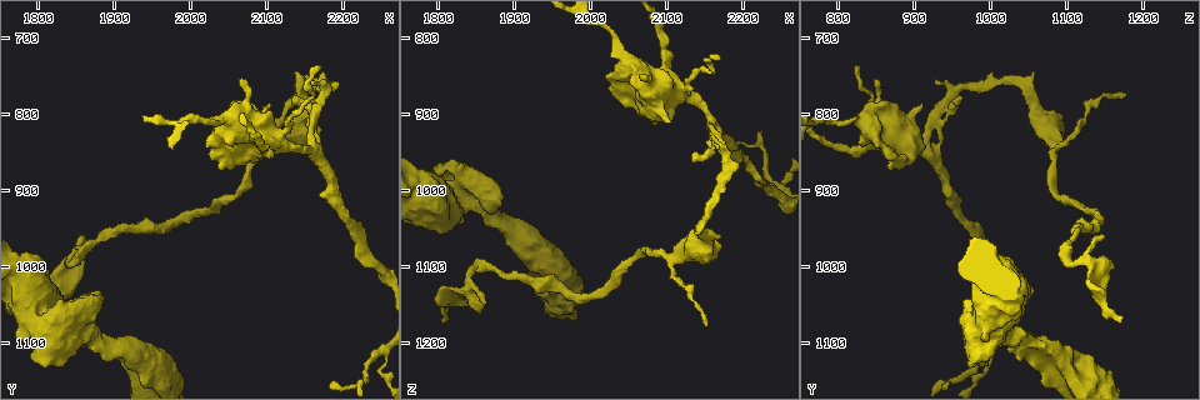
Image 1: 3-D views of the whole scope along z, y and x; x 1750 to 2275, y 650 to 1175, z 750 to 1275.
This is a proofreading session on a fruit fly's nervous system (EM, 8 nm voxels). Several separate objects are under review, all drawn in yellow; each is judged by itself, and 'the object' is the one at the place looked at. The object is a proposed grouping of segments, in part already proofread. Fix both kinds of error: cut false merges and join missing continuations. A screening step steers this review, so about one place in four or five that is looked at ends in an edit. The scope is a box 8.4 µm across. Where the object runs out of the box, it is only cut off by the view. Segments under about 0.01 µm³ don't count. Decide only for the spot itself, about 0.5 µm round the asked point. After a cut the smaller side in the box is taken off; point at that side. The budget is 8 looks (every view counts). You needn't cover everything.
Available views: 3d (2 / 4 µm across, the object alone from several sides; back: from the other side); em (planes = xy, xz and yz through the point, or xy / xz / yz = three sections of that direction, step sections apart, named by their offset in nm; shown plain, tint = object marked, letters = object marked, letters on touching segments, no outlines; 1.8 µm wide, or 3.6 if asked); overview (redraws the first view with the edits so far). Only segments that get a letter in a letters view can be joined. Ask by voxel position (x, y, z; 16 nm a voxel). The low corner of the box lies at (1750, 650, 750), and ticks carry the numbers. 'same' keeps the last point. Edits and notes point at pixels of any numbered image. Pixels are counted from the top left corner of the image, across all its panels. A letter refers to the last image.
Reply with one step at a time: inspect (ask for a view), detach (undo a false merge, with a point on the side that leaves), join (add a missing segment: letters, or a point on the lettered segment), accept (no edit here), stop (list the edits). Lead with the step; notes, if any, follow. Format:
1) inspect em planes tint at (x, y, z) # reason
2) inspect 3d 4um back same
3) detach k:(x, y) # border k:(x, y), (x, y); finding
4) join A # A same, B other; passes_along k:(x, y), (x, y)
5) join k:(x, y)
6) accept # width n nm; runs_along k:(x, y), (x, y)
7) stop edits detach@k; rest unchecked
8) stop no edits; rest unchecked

inspect em planes letters at (1805, 1065, 1170) # branch stops here

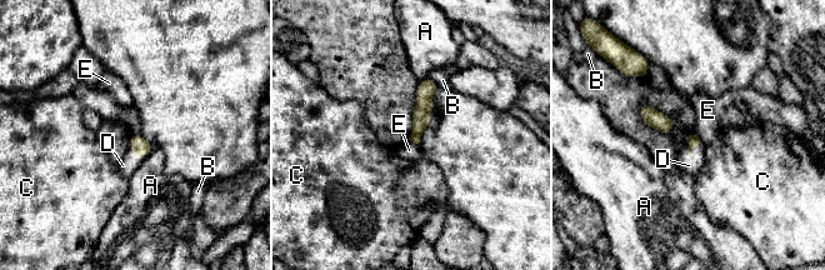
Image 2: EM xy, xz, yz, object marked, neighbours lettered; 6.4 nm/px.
join D # A other, B other, C other, D same, E other; passes_along 2:(694, 140), (691, 148), (689, 165); the neuron continues

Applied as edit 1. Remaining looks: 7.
inspect overview # see it whole again

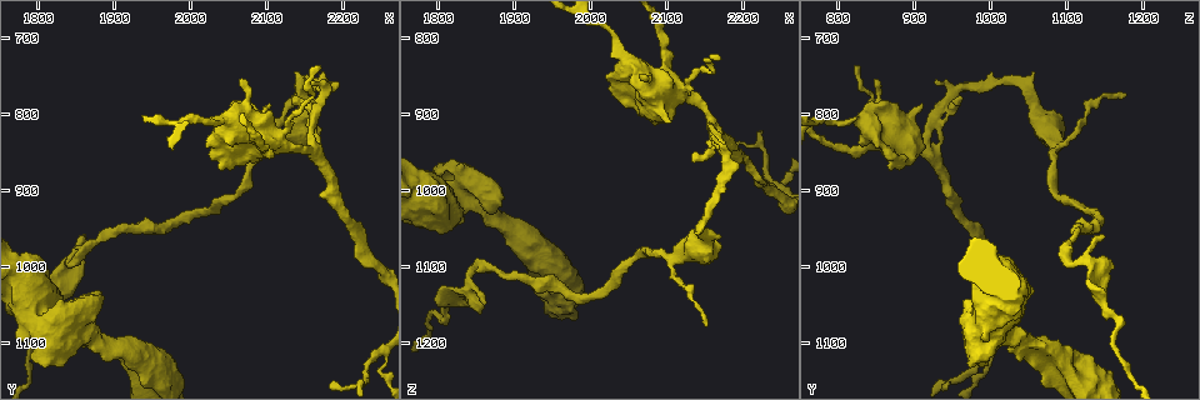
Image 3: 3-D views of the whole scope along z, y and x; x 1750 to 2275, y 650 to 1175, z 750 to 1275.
inspect em yz step 8 tint at (1850, 995, 1100) # sharp bend

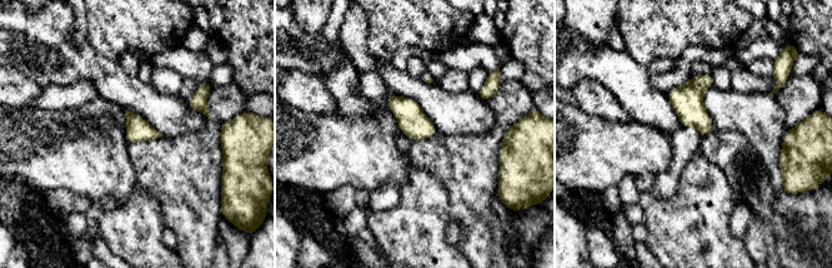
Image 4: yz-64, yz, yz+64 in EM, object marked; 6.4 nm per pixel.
inspect em xy step 4 letters same # cut it another way

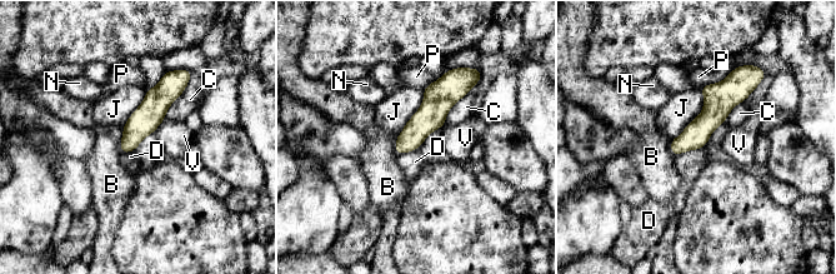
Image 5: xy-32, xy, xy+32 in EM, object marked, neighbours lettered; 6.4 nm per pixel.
accept # longest_contact J 380 nm; B other, C other, D other, J other, N other, P other, V other; border 5:(704, 147), (685, 150), (675, 157); all the same neuron

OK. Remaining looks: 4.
inspect 3d 4um at (1790, 1065, 1000)

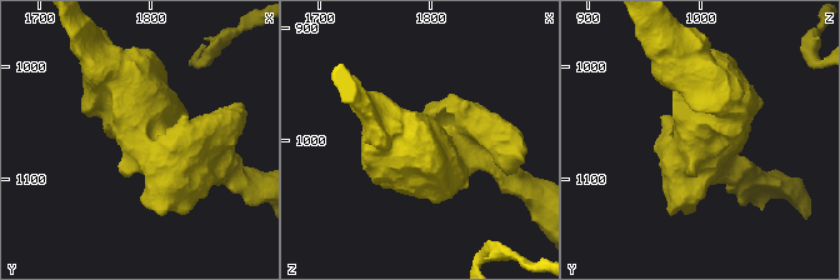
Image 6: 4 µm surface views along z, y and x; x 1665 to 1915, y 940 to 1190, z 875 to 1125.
inspect em 3.6um yz step 8 tint at (1792, 1068, 1000)

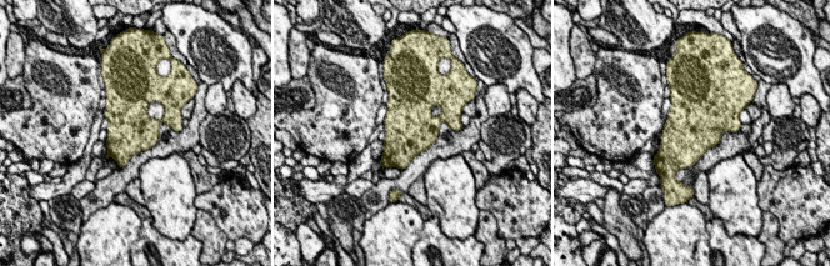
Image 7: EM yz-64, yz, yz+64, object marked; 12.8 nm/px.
inspect em 3.6um planes letters same # cut it another way

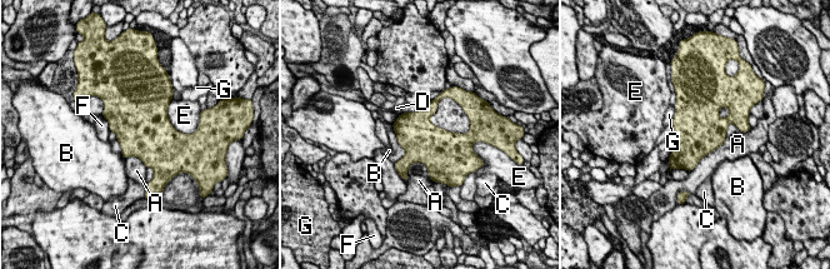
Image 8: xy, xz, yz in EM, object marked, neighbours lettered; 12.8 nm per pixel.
accept # width 500 nm; A other, B other, C other, D other, E other, F other, G other; border 8:(168, 104), (169, 121), (183, 133); one neuron here

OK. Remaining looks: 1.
stop edits join@2; rest unchecked

